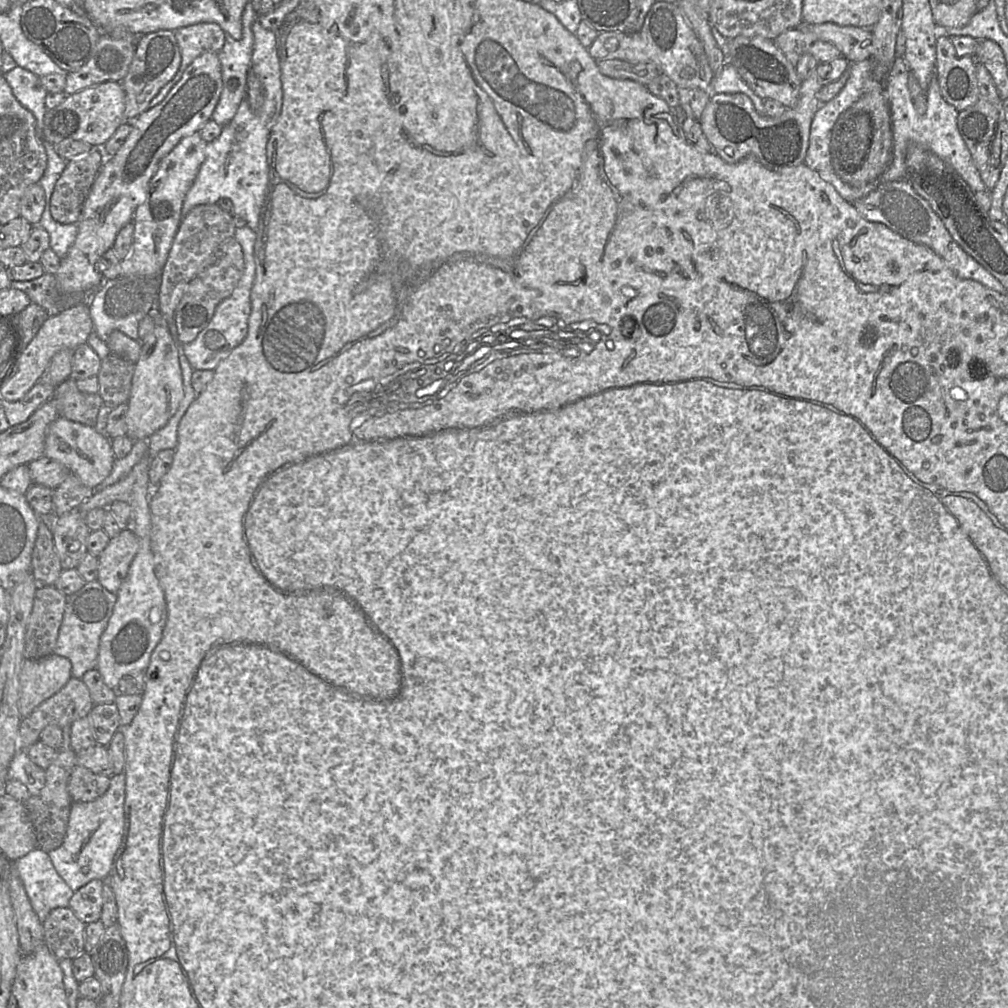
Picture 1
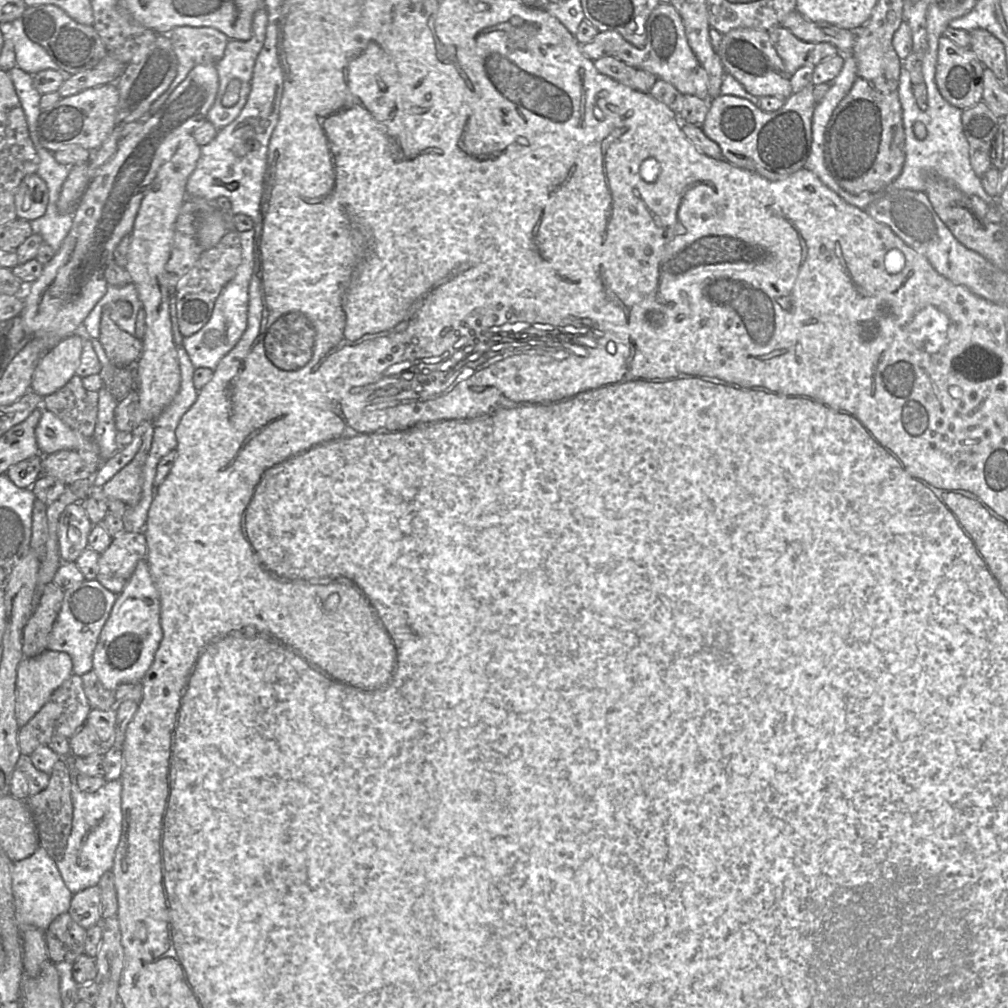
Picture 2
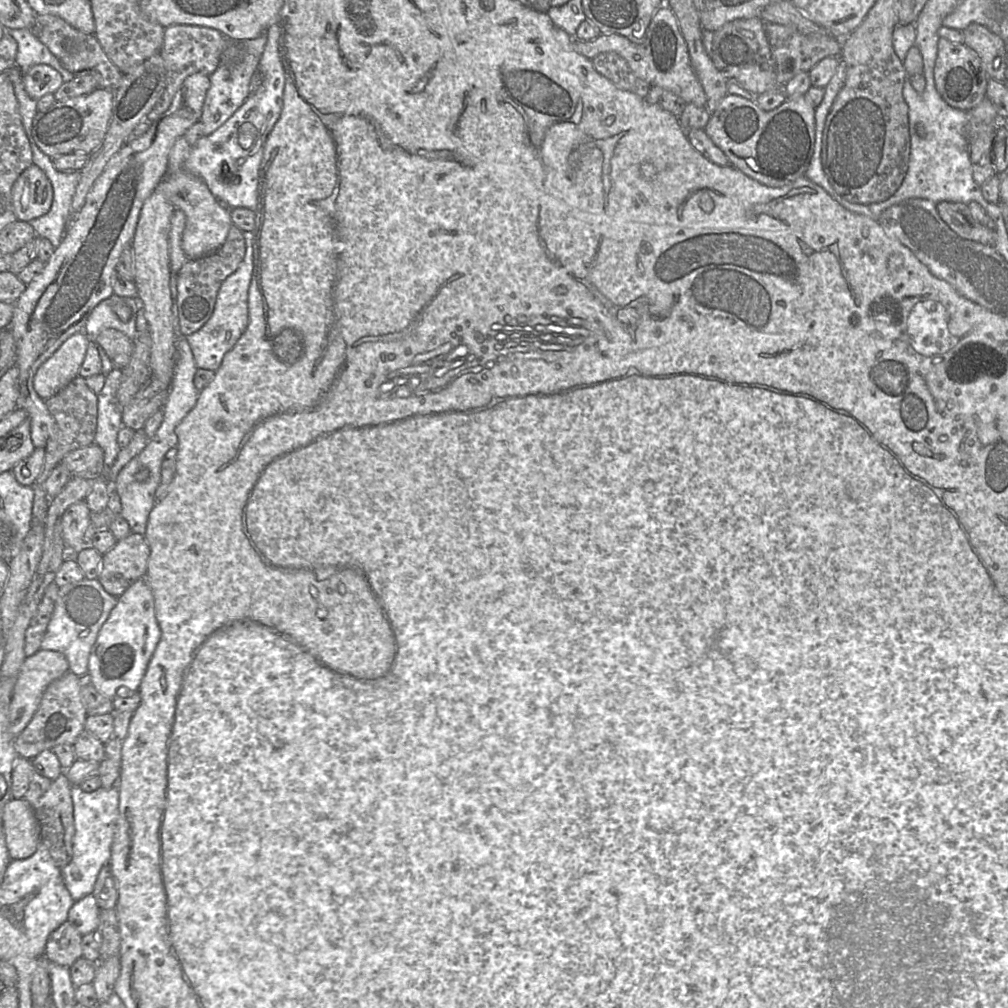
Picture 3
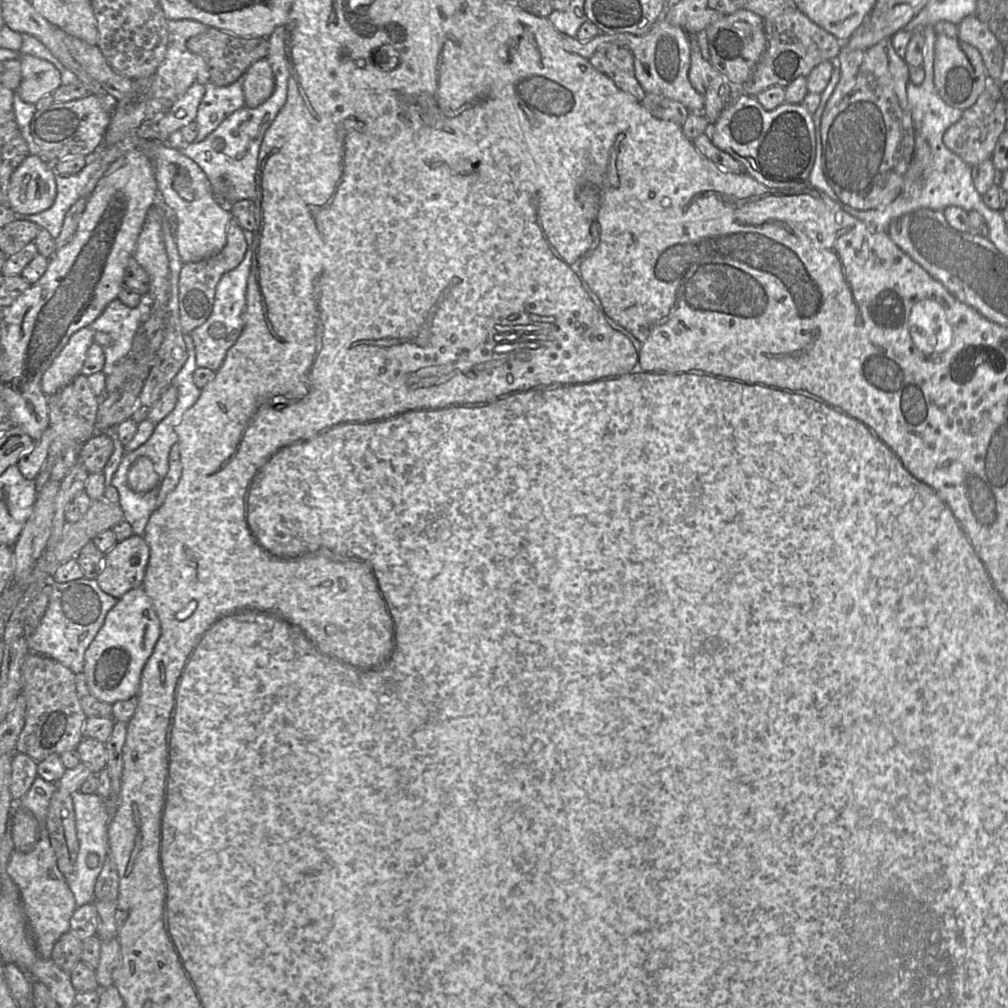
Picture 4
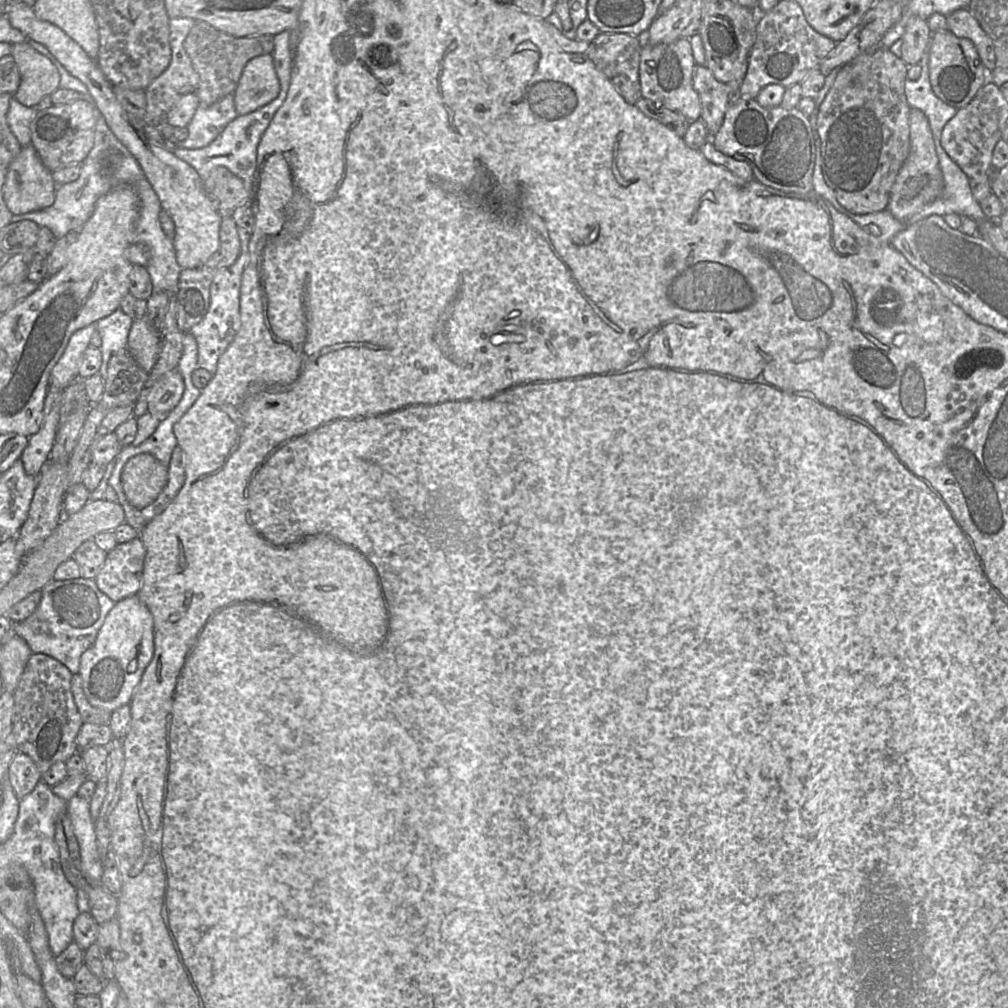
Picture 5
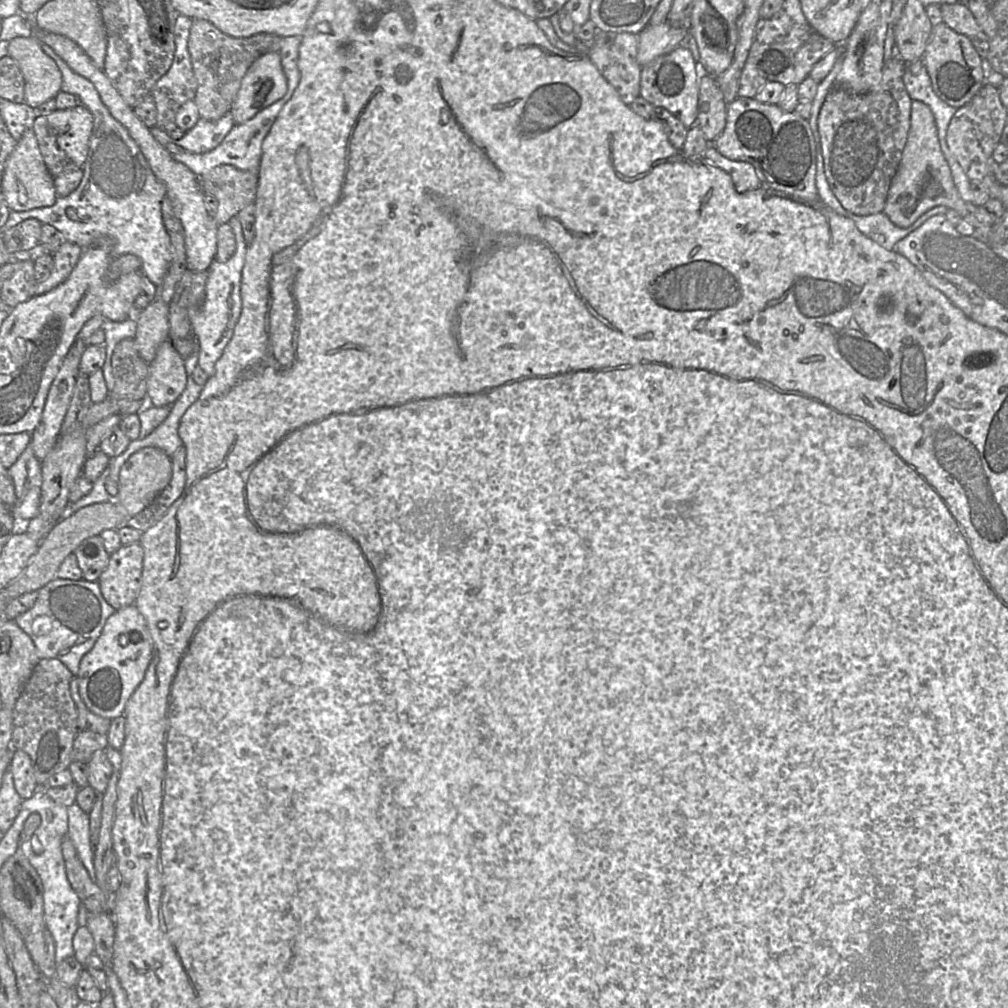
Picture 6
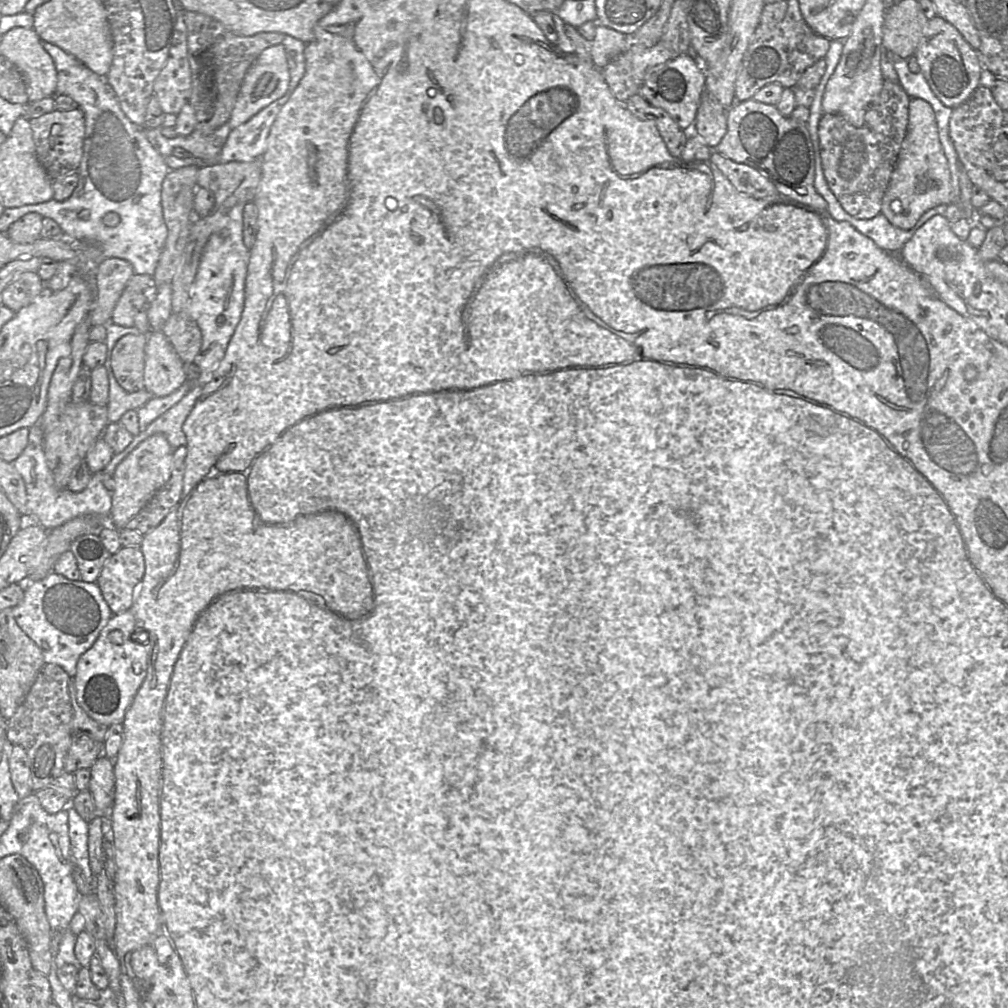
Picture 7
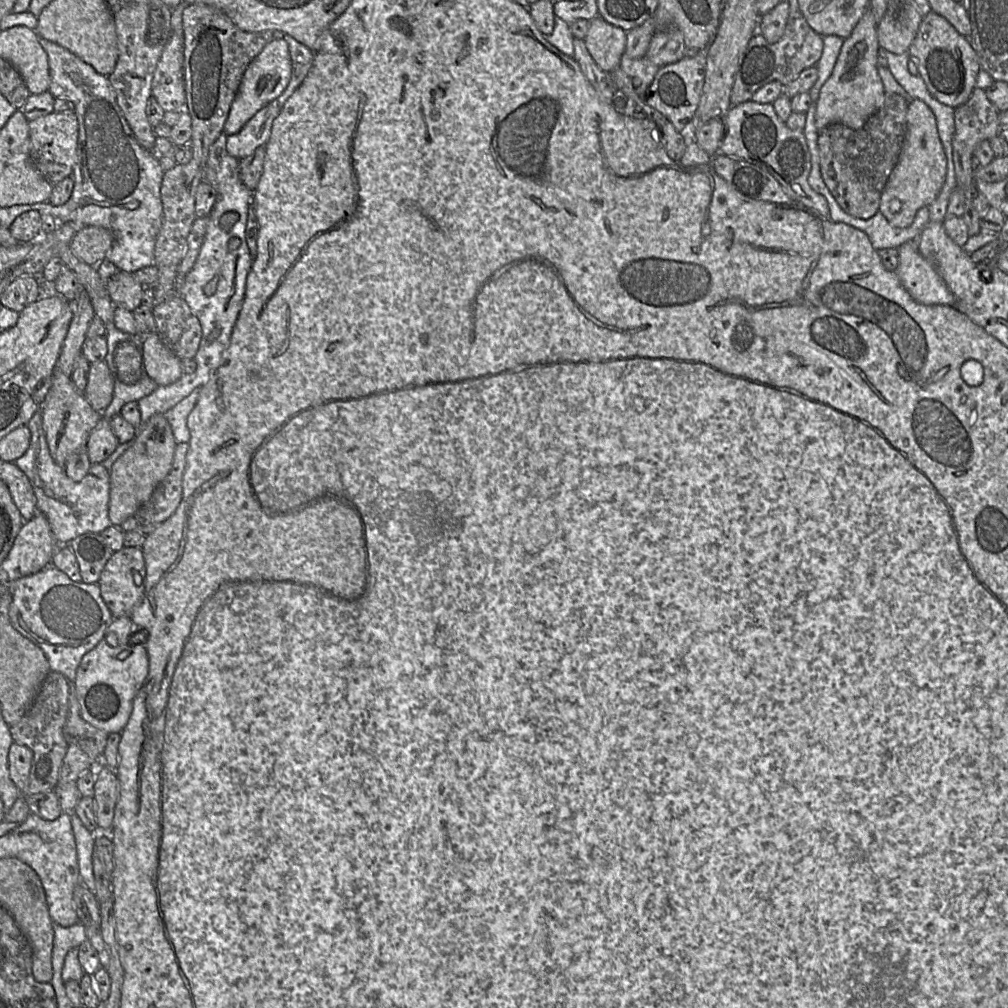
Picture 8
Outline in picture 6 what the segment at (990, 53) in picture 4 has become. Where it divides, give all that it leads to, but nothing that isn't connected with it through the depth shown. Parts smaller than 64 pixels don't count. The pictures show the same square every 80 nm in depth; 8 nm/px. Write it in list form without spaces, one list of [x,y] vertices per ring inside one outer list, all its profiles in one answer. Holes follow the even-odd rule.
[[[960,2],[941,4],[940,11],[943,22],[955,32],[967,36],[982,60],[985,61],[989,52],[988,37],[967,5]]]

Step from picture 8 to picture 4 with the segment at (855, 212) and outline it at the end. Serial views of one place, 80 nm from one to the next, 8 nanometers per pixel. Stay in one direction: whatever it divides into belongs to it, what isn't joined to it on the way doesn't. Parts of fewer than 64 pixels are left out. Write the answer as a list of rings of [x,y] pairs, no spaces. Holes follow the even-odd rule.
[[[891,37],[882,39],[866,50],[851,50],[843,46],[836,58],[836,64],[840,69],[840,79],[826,103],[820,124],[822,137],[822,169],[824,176],[840,200],[857,210],[870,210],[886,206],[895,200],[902,192],[904,176],[914,152],[915,130],[906,93],[906,86],[910,81],[910,67],[895,52]]]

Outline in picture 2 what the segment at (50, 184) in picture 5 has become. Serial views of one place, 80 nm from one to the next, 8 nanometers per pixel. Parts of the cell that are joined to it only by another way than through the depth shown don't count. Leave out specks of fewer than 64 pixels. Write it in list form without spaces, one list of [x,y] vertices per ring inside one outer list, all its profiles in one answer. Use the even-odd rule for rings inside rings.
[[[36,173],[23,178],[15,194],[17,218],[28,222],[44,216],[49,202],[45,181]]]

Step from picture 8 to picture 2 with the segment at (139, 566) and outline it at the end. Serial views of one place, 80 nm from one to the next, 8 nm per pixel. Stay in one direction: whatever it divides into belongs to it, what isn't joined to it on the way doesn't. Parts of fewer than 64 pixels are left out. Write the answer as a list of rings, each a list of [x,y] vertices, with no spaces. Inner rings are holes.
[[[123,531],[113,537],[109,547],[100,554],[95,579],[119,595],[130,580],[137,563],[146,558],[147,552],[144,531]]]

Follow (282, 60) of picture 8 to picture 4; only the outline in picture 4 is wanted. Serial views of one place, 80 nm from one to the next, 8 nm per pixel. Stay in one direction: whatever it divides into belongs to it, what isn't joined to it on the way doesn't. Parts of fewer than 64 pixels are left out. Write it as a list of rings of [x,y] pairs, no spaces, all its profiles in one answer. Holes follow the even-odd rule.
[[[266,58],[255,61],[243,75],[244,106],[258,107],[272,95],[274,88],[274,75]]]

